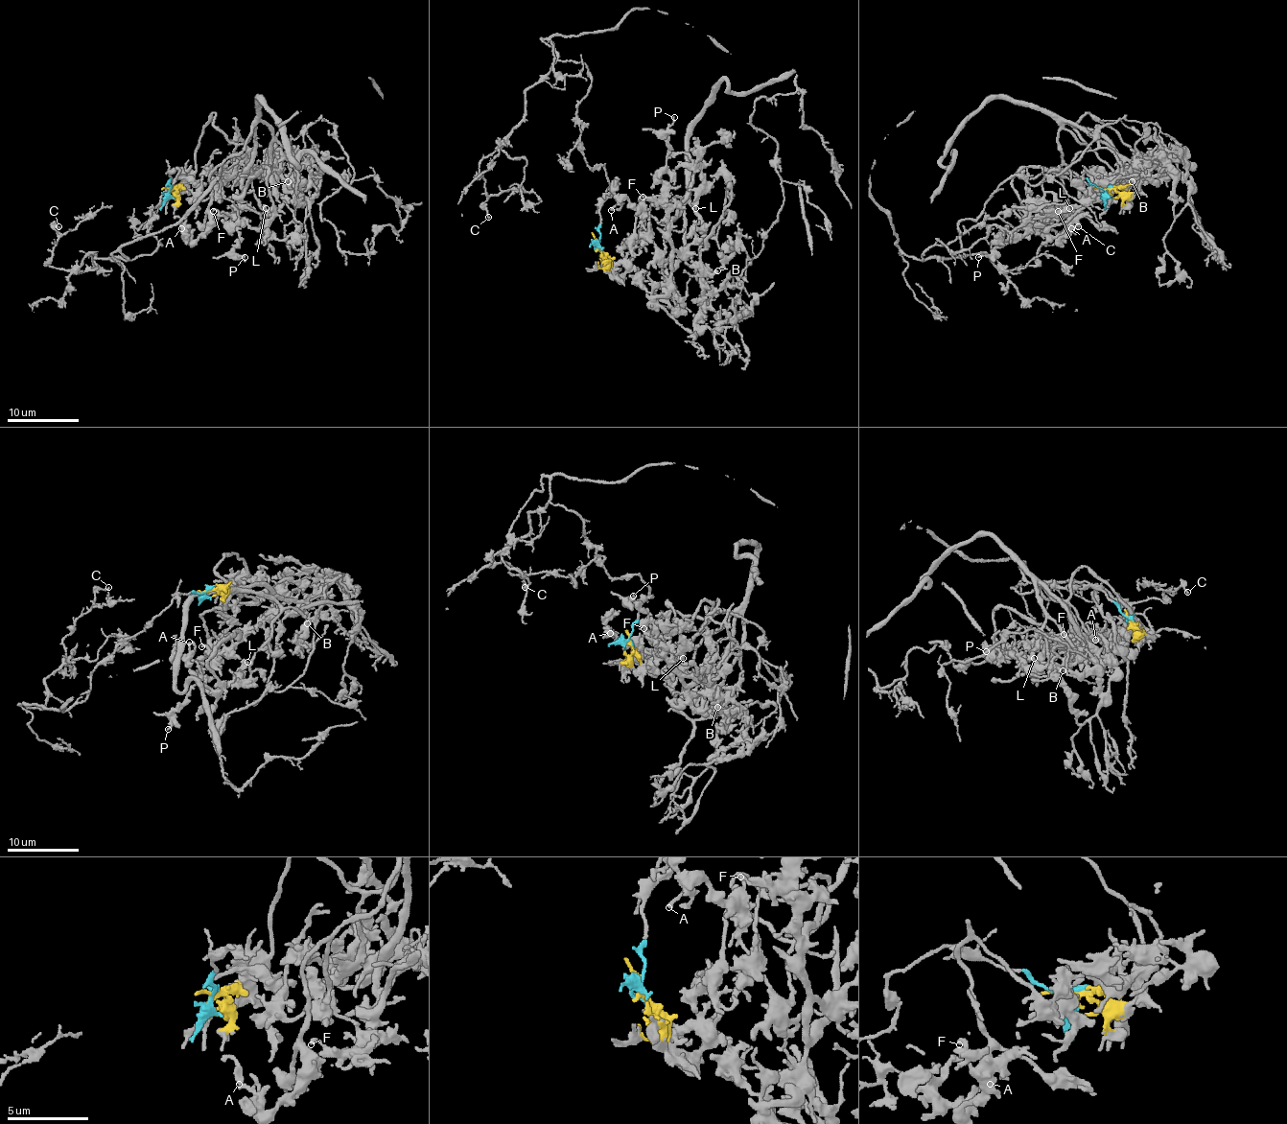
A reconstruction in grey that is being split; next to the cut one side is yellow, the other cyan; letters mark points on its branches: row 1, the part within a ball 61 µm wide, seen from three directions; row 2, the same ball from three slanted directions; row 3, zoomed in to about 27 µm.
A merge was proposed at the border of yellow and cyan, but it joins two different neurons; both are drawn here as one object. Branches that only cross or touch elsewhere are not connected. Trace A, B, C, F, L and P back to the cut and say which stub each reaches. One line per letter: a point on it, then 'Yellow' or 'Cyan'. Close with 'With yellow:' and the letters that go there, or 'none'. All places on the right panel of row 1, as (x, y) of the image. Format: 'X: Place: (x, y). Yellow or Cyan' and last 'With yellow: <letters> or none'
A: Place: (1071, 228). Yellow
B: Place: (1132, 181). Yellow
C: Place: (1078, 226). Cyan
F: Place: (1058, 211). Yellow
L: Place: (1069, 208). Yellow
P: Place: (978, 257). Yellow
With yellow: A, B, F, L, P

